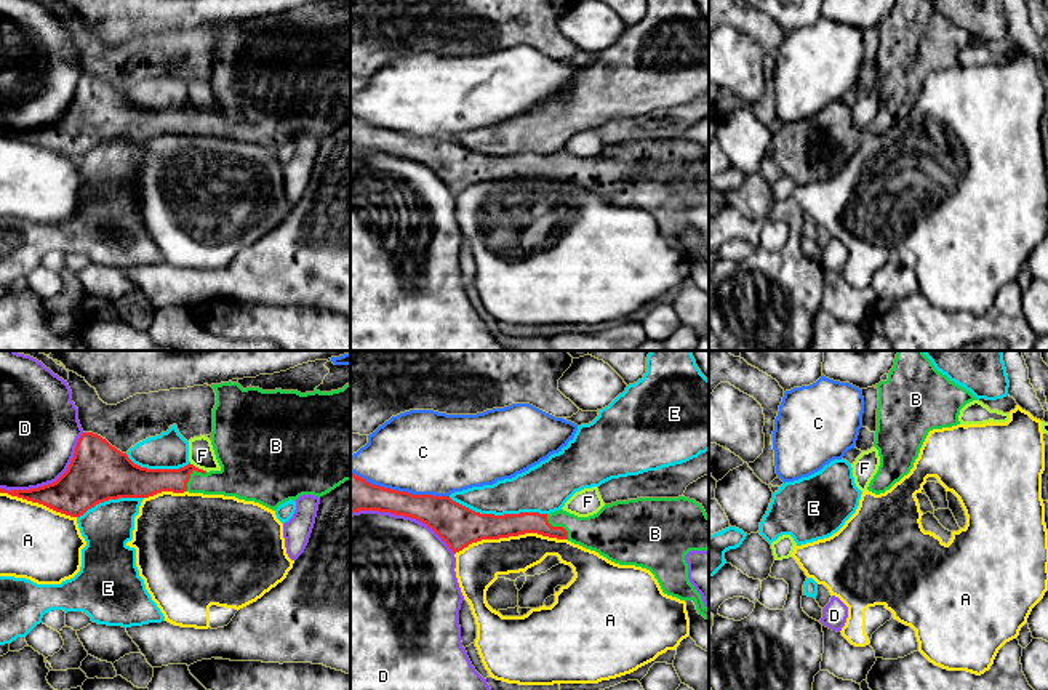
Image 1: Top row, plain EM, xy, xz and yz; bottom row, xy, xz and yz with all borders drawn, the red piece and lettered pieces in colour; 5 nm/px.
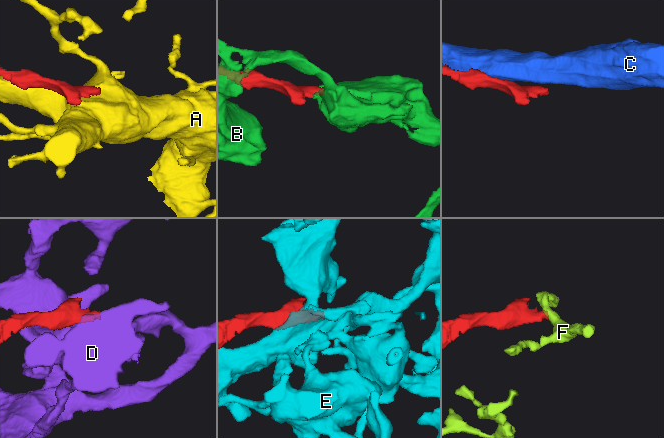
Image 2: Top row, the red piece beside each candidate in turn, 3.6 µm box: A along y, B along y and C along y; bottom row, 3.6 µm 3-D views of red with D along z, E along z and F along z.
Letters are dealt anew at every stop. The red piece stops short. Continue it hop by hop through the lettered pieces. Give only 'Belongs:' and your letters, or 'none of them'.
Belongs: B

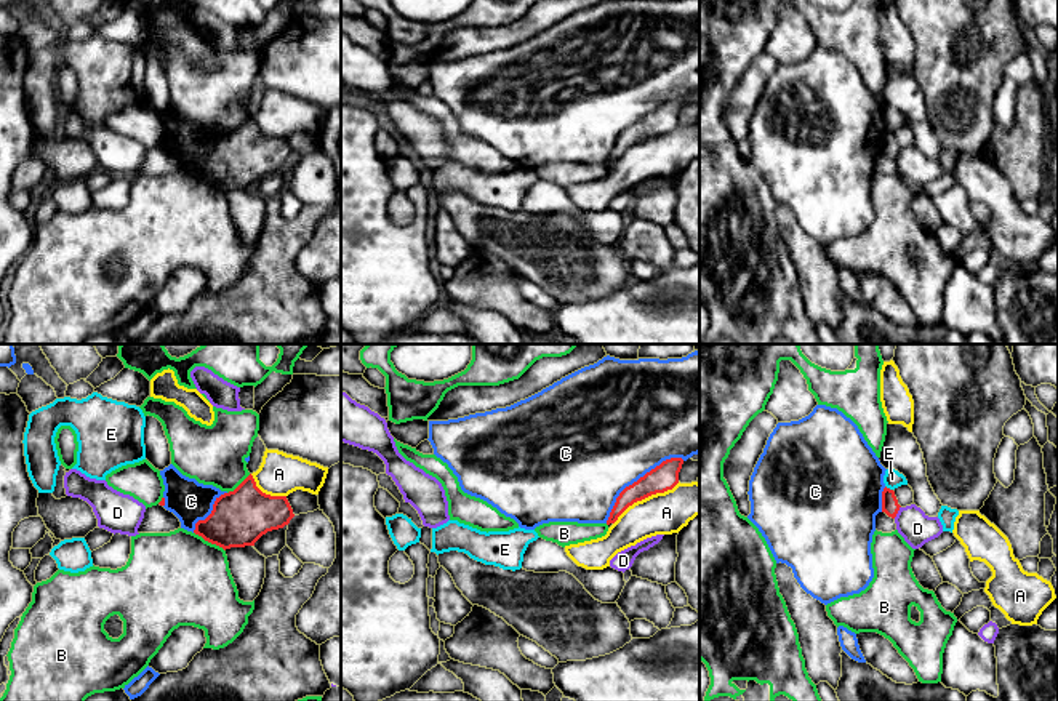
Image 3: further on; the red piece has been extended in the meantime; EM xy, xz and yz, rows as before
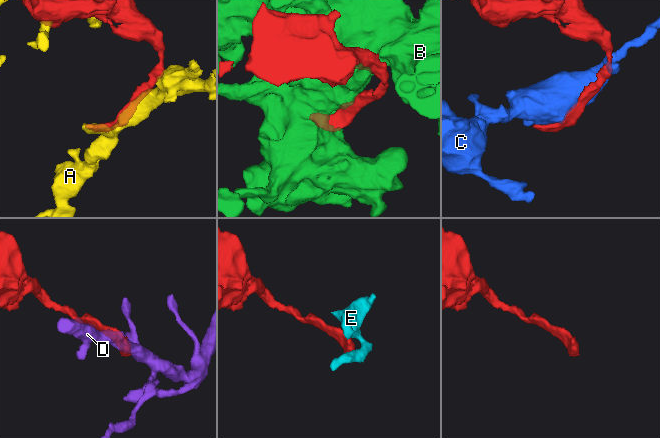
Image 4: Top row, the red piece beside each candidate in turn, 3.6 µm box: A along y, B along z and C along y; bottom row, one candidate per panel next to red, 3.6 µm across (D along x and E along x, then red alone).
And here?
Belongs: none of them

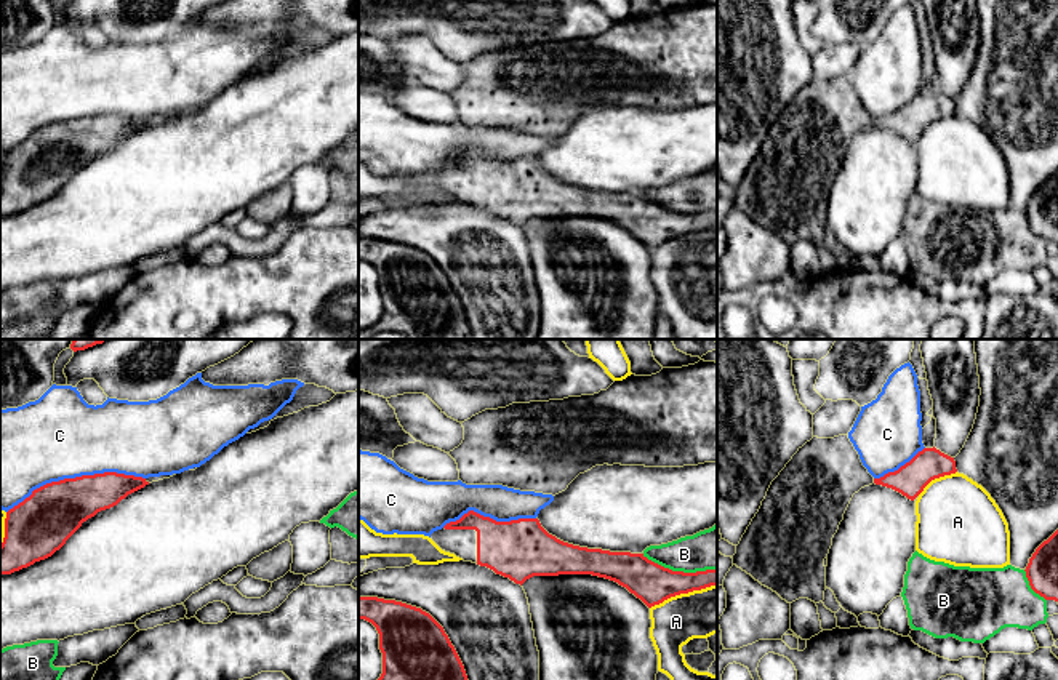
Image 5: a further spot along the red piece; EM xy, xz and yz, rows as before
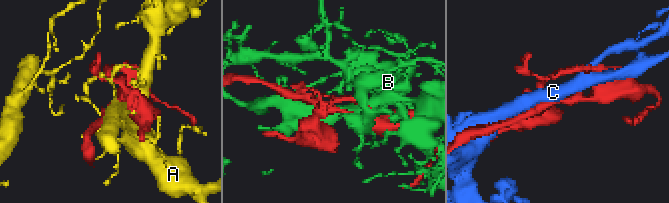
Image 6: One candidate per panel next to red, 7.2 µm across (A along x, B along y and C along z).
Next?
Belongs: none of them

